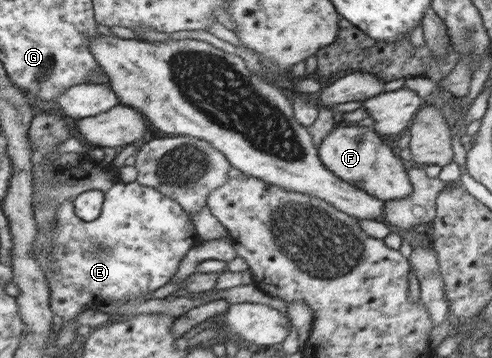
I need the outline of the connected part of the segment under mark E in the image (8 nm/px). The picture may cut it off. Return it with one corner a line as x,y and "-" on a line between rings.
117,182
103,193
102,213
92,221
84,221
76,215
74,199
66,201
57,209
53,221
55,244
51,254
39,257
41,267
47,271
51,288
51,310
62,318
63,326
72,322
84,307
93,309
105,301
117,301
146,295
162,287
178,269
178,263
186,252
196,244
195,227
187,211
169,196
144,187
138,183

